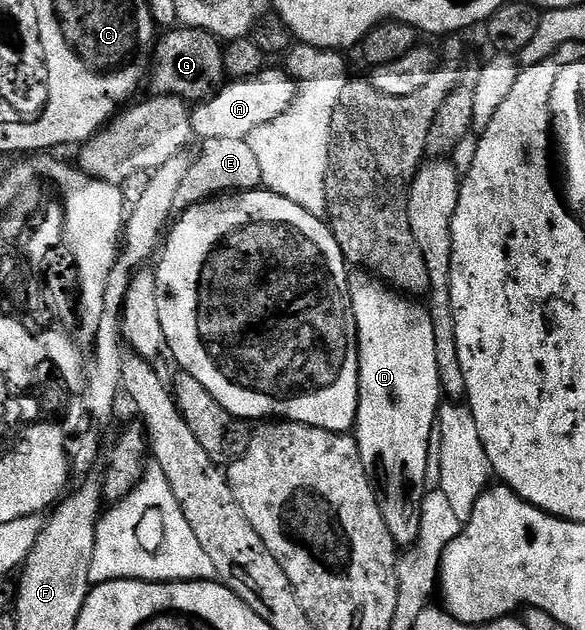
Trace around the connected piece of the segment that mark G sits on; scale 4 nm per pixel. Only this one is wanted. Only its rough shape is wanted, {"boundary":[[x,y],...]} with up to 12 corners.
{"boundary":[[176,25],[152,49],[150,87],[196,105],[225,82],[221,40]]}

